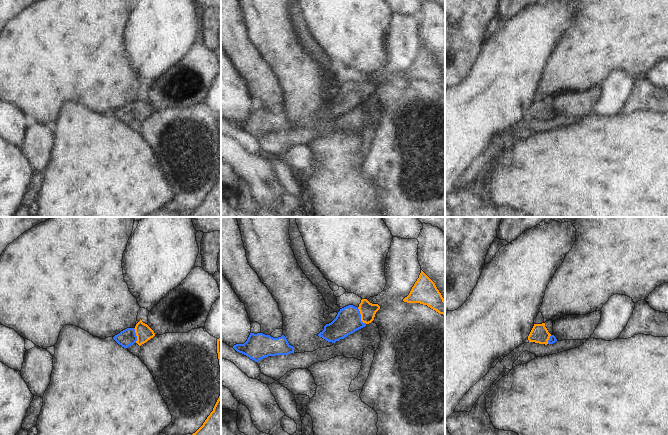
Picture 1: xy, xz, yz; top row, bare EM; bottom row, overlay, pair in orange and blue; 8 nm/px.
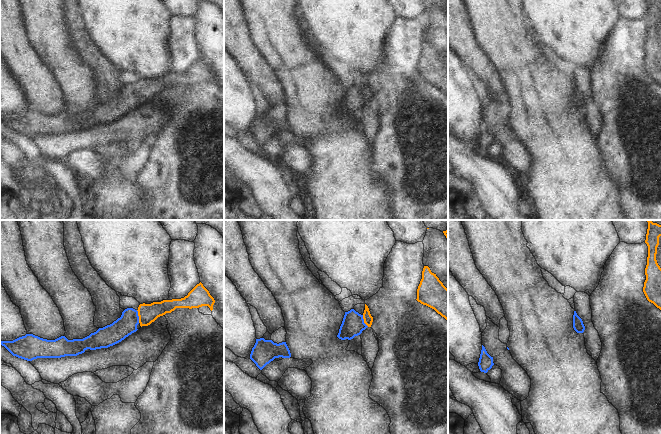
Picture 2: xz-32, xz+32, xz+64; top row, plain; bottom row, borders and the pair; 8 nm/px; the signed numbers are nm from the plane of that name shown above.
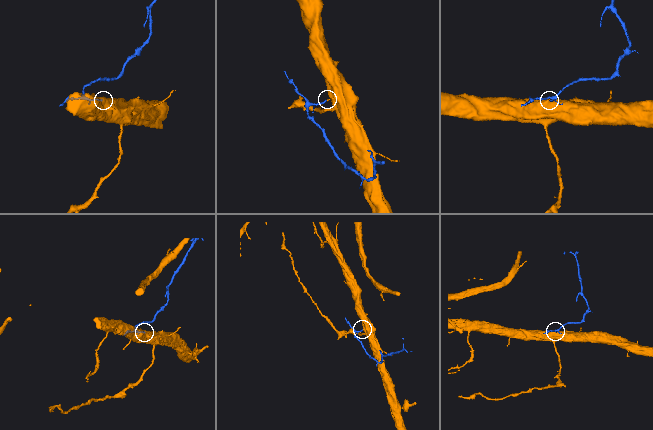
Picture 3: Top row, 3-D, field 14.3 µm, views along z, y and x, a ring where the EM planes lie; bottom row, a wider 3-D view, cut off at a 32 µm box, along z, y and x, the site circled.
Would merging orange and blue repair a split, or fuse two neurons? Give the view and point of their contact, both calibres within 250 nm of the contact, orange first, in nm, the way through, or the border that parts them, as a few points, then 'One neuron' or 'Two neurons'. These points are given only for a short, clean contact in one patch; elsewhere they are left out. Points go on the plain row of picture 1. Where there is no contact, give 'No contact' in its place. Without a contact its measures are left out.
Touches orange at xz (361, 93). Thickness 130 nm (orange) against 200 nm. Path across: xz (367, 86), (361, 93), (348, 96). One neuron.

